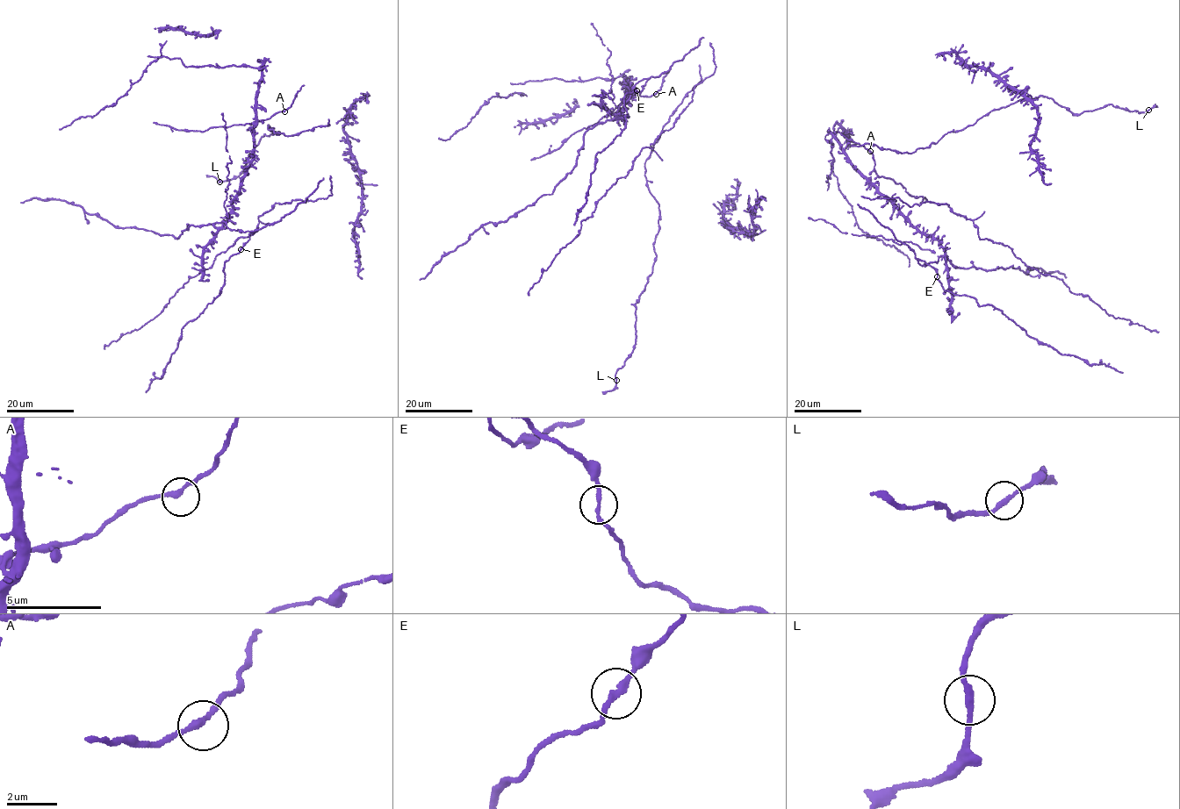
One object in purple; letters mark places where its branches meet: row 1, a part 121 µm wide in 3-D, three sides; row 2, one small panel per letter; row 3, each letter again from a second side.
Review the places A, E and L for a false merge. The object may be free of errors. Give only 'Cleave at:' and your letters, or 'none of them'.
Cleave at: none of them

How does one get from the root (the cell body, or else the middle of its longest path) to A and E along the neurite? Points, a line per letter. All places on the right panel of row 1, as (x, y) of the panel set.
A: (938, 259), (944, 256), (945, 251), (938, 241), (917, 232), (869, 181), (877, 175), (870, 151)
E: (938, 259), (938, 261), (921, 266), (918, 262), (924, 261), (933, 267), (937, 276)

